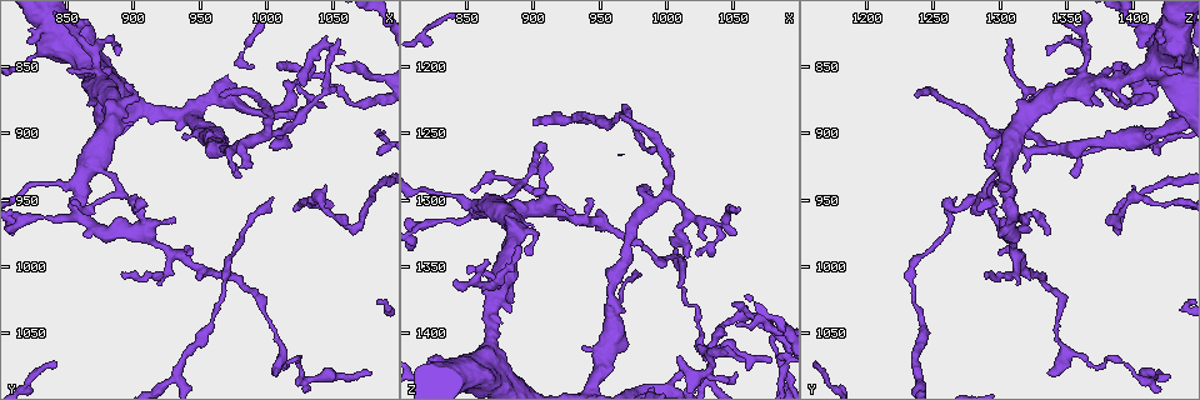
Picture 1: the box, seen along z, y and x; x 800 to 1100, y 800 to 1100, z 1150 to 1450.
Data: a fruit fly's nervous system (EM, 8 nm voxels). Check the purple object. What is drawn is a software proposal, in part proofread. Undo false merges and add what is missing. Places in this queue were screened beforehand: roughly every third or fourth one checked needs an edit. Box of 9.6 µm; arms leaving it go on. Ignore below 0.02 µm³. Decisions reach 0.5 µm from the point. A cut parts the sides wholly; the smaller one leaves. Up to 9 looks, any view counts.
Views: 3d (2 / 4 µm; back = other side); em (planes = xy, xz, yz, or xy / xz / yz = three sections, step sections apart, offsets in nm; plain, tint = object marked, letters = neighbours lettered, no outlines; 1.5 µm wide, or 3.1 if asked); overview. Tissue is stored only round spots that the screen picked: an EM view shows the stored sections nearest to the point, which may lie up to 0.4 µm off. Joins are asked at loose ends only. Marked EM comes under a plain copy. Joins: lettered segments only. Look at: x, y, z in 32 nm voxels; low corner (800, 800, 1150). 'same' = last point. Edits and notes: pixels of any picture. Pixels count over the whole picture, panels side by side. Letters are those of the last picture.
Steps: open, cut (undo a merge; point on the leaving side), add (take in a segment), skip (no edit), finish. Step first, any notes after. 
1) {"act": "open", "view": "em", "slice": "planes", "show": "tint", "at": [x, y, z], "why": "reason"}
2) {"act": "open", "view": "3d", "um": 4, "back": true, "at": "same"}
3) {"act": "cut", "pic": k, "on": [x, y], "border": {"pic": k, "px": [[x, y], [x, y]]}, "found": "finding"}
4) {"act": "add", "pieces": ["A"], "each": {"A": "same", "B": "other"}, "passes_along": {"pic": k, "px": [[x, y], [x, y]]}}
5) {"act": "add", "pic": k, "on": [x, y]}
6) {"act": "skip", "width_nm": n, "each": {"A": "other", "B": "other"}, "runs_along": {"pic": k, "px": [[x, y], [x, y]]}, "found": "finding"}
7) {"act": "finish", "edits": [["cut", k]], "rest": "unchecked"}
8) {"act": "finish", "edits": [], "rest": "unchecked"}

{"act": "open", "view": "3d", "um": 2, "at": [1078, 1078, 1420], "why": "free end"}

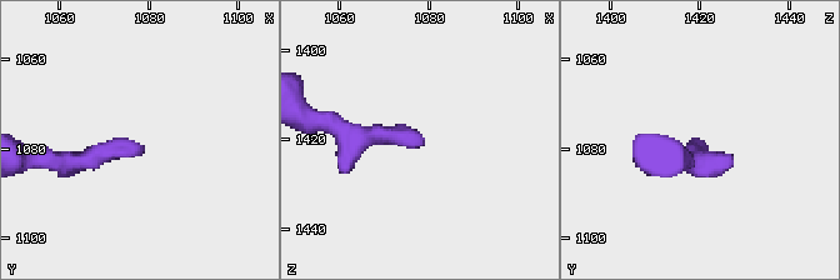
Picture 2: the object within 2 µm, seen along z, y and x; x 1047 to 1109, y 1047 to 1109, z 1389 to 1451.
{"act": "open", "view": "em", "slice": "planes", "show": "tint", "at": [1077, 1078, 1420], "why": "need the tissue"}

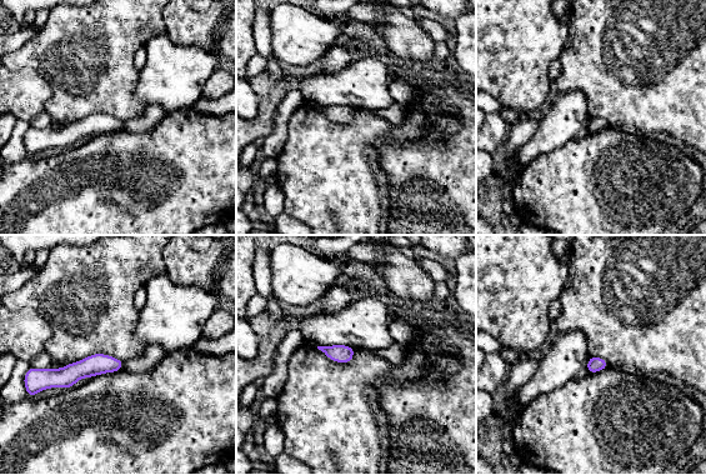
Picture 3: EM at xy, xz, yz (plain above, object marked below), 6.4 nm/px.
{"act": "open", "view": "em", "slice": "planes", "show": "letters", "at": "same", "why": "see the neighbours"}

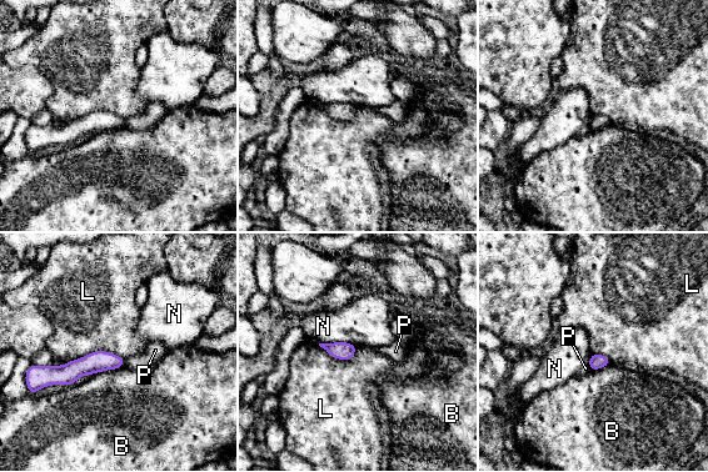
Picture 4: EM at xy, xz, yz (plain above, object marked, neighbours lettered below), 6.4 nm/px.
{"act": "skip", "each": {"B": "other", "L": "other", "N": "other", "P": "other"}, "border": {"pic": 4, "px": [[124, 357], [91, 351], [53, 366]]}, "found": "no lettered segment goes on from it"}

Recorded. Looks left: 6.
{"act": "open", "view": "3d", "um": 2, "at": [1012, 1062, 1348], "why": "thin neck"}

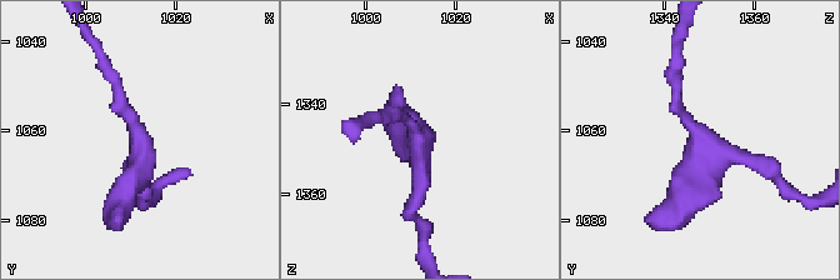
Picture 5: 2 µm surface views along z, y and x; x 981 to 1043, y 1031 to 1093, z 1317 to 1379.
{"act": "open", "view": "em", "slice": "xz", "step": 4, "show": "letters", "at": [1013, 1062, 1349], "why": "need the tissue"}

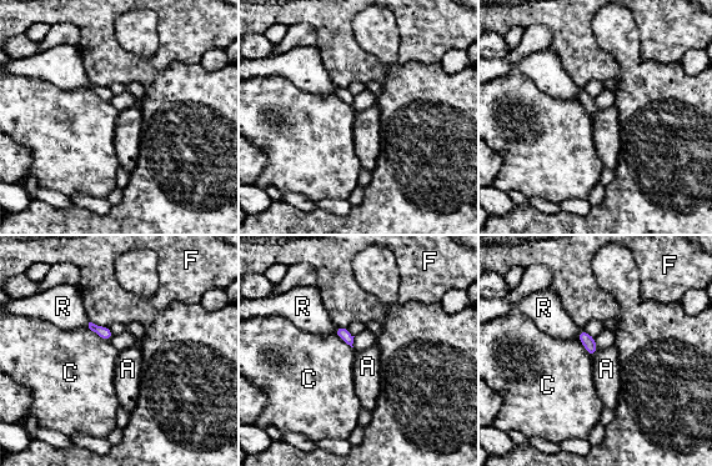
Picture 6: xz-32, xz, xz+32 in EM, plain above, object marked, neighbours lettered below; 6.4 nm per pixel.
{"act": "skip", "each": {"A": "other", "C": "other", "F": "other", "R": "other"}, "border": {"pic": 6, "px": [[598, 350], [592, 356]]}, "found": "all the same neuron"}

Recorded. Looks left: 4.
{"act": "open", "view": "em", "slice": "planes", "show": "letters", "at": [1064, 970, 1386], "why": "abrupt turn"}

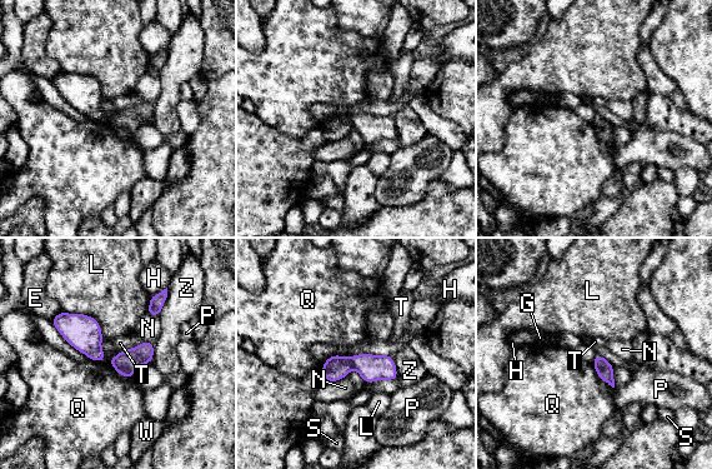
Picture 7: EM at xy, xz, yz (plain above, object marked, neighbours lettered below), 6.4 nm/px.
{"act": "cut", "pic": 7, "on": [371, 368], "each": {"E": "other", "G": "other", "H": "other", "L": "other", "N": "other", "P": "other", "Q": "other", "S": "other", "T": "other", "W": "other", "Z": "other"}, "border": {"pic": 7, "px": [[346, 358], [352, 367]]}, "found": "a second neuron is stuck on"}

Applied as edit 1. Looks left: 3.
{"act": "open", "view": "3d", "um": 2, "at": [932, 966, 1308], "why": "free end"}

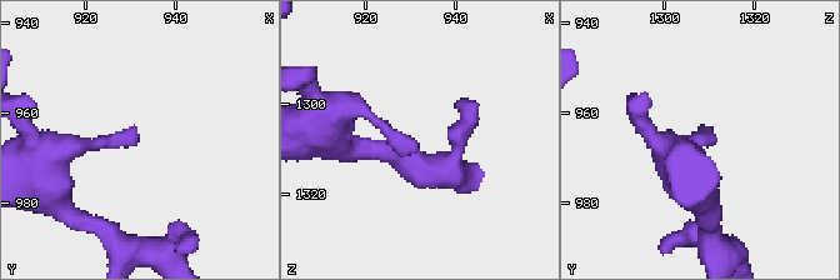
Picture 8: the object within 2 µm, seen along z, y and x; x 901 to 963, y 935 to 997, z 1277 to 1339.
{"act": "open", "view": "em", "slice": "planes", "show": "letters", "at": [931, 964, 1308], "why": "shape alone is not enough"}

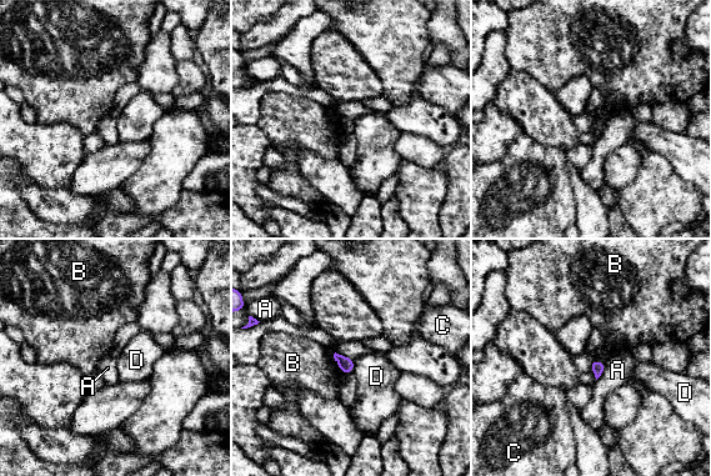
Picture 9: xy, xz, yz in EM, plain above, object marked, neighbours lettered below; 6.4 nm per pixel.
{"act": "skip", "each": {"A": "other", "B": "other", "C": "other", "D": "other"}, "border": {"pic": 9, "px": [[355, 360], [351, 372]]}, "found": "none of them fits"}

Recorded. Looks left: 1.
{"act": "finish", "edits": [["cut", 7]], "rest": "unchecked"}

